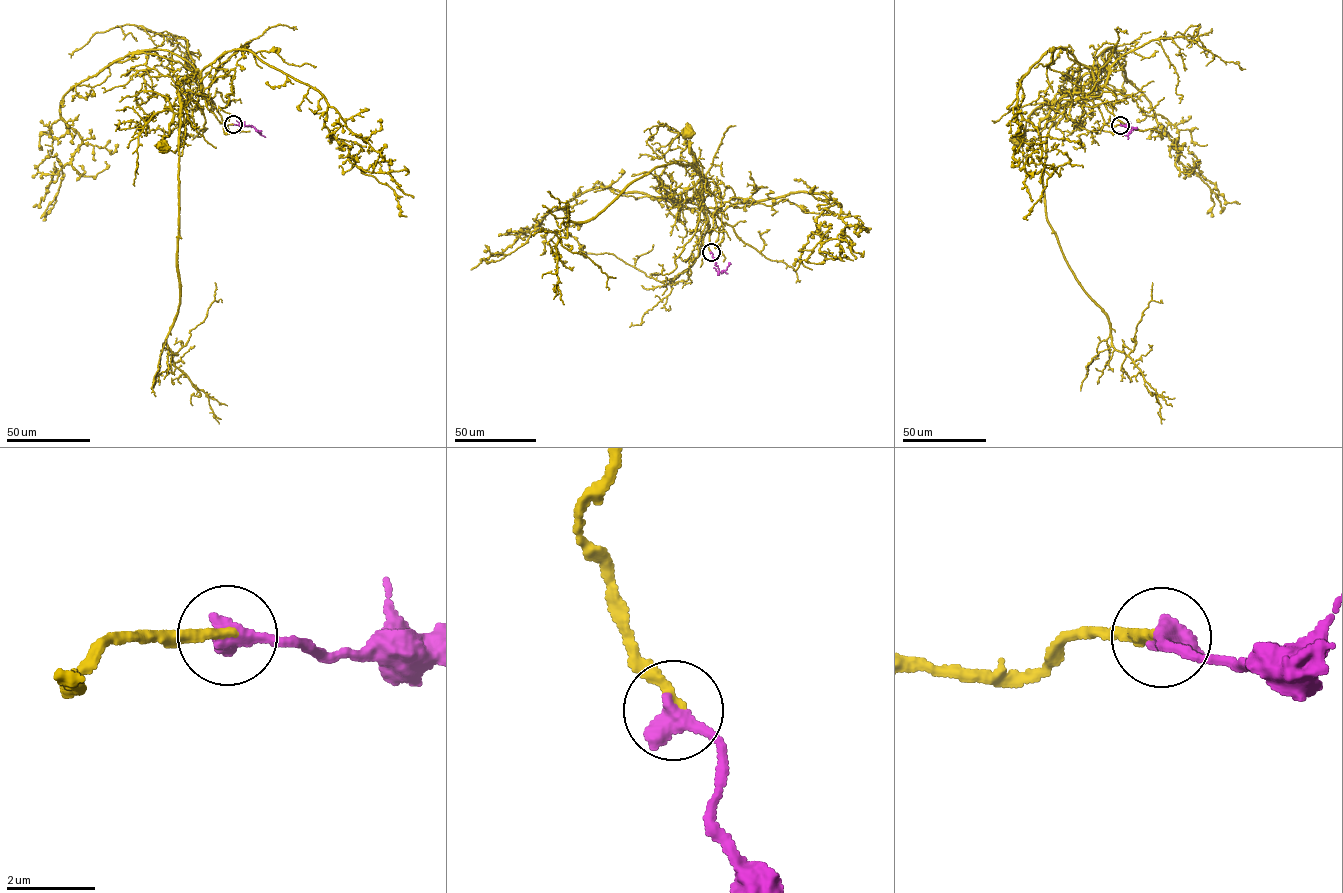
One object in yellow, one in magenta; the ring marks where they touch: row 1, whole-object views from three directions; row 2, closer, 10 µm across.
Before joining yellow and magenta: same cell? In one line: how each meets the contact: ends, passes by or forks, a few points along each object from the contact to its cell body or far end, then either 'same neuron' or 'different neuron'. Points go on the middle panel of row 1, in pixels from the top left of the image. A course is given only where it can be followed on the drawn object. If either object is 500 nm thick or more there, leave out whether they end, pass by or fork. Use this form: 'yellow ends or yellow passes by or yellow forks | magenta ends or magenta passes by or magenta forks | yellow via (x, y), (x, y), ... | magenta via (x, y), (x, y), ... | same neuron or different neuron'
yellow via (711, 252), (707, 245), (716, 201), (713, 194), (702, 199), (699, 167), (690, 153), (688, 131) | magenta via (711, 252), (719, 272), (725, 271), (731, 264) | different neuron

